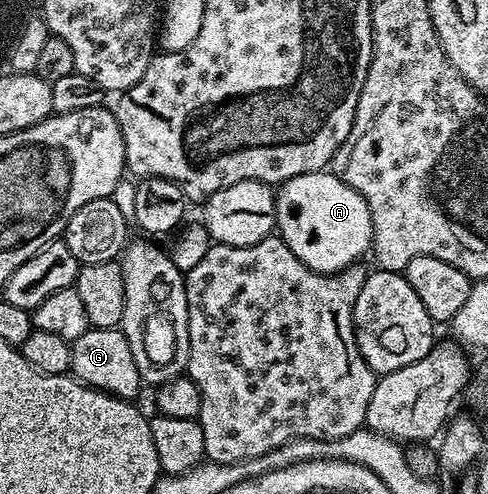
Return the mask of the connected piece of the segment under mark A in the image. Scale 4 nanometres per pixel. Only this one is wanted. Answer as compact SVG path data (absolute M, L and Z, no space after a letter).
M328 170L303 173L280 184L275 194L279 237L312 271L335 275L370 254L373 226L367 201L339 176Z

